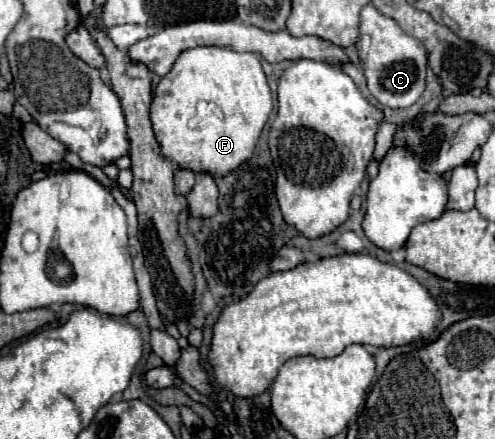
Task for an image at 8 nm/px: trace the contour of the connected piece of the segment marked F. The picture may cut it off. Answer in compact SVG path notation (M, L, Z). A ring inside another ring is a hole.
M197 46L181 52L171 72L161 78L151 104L151 122L161 144L161 154L167 160L177 162L179 168L189 168L195 172L229 174L253 154L253 148L271 110L271 90L261 70L261 58L255 52L235 52L231 48L219 46Z

